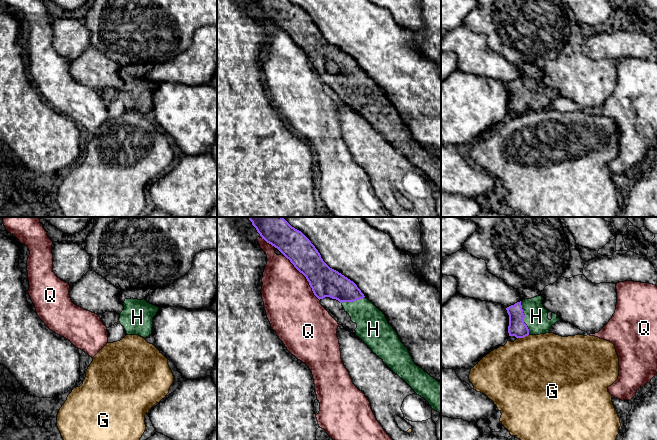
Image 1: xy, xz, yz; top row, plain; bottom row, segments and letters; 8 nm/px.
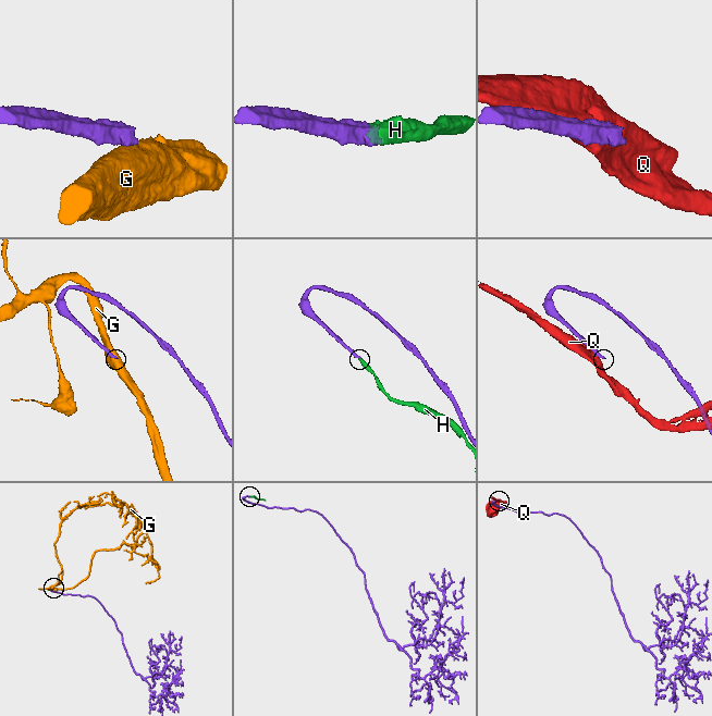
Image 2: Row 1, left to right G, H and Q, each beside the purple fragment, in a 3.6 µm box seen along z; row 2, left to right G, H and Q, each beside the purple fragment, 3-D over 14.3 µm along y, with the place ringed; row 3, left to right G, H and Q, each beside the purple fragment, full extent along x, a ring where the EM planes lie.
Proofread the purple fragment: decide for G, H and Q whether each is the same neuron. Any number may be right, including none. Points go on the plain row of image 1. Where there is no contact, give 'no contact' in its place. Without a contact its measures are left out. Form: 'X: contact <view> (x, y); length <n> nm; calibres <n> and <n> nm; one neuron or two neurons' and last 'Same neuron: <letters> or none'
G: contact yz (522, 113); length 100 nm; calibres 140 and 500 nm; two neurons
H: contact yz (524, 93); length 280 nm; calibres 140 and 190 nm; one neuron
Q: contact xz (306, 54); length 460 nm; calibres 240 and 420 nm; two neurons
Same neuron: H

